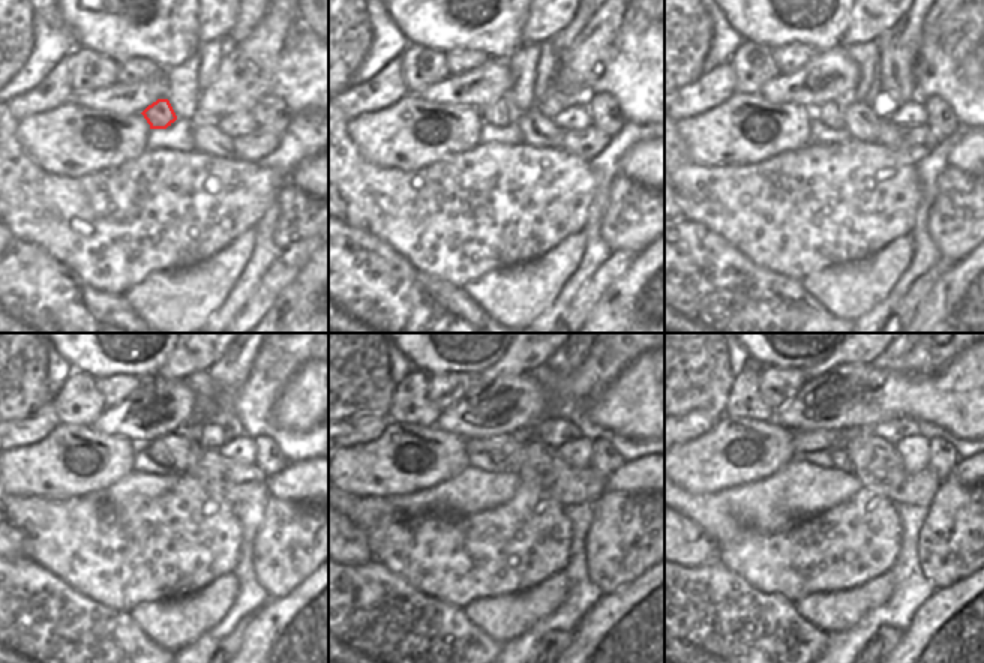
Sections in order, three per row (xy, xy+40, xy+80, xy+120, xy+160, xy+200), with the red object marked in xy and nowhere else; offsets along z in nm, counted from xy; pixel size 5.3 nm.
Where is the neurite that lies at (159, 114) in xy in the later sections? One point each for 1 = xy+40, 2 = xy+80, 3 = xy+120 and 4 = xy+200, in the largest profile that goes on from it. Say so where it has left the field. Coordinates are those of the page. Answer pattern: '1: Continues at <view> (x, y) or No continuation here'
1: Continues at xy+40 (498, 114)
2: Continues at xy+80 (831, 114)
3: Continues at xy+120 (155, 450)
4: Continues at xy+200 (839, 458).

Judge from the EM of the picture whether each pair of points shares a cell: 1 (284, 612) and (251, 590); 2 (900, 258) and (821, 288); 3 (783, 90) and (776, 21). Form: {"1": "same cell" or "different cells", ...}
{"1": "different cells", "2": "same cell", "3": "different cells"}

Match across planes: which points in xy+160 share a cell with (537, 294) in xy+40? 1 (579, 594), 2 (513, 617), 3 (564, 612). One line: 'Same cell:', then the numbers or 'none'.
Same cell: 2

